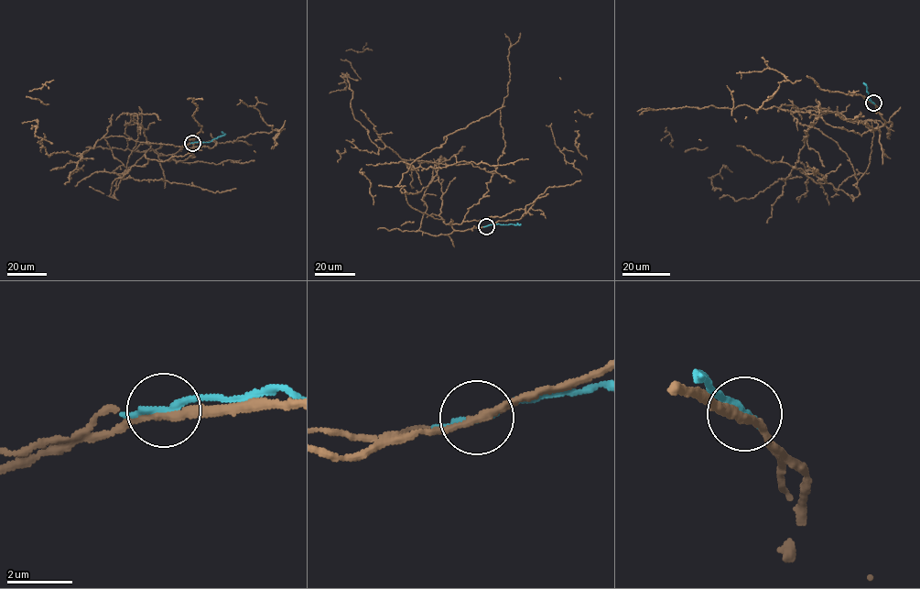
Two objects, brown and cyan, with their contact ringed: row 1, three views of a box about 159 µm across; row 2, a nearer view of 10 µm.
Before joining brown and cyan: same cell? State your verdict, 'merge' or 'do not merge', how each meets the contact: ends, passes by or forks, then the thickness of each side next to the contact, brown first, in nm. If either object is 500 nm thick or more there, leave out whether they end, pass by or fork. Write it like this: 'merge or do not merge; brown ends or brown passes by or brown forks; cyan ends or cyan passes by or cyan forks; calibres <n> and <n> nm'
merge; brown passes by; cyan passes by; calibres 240 and 200 nm

